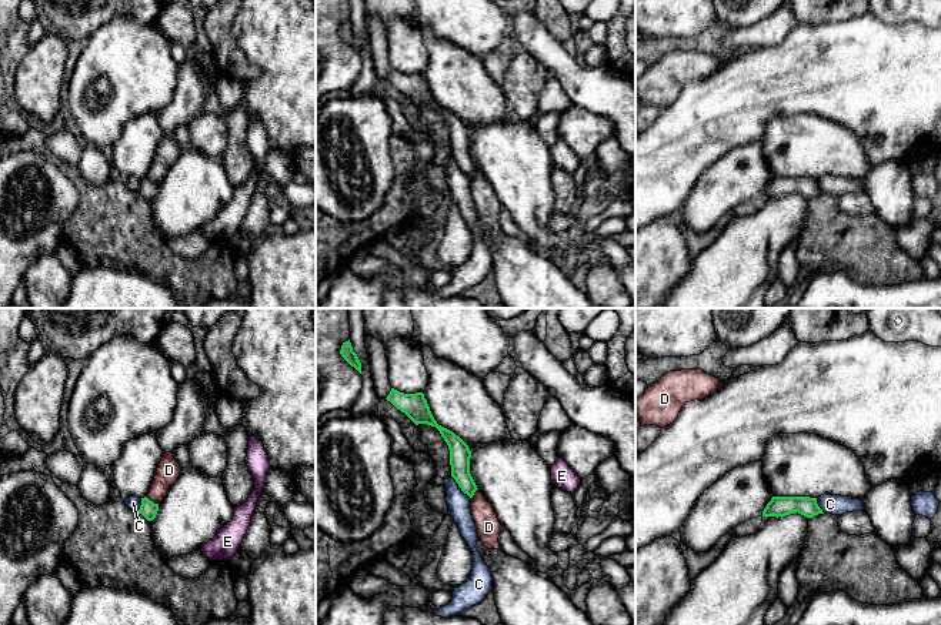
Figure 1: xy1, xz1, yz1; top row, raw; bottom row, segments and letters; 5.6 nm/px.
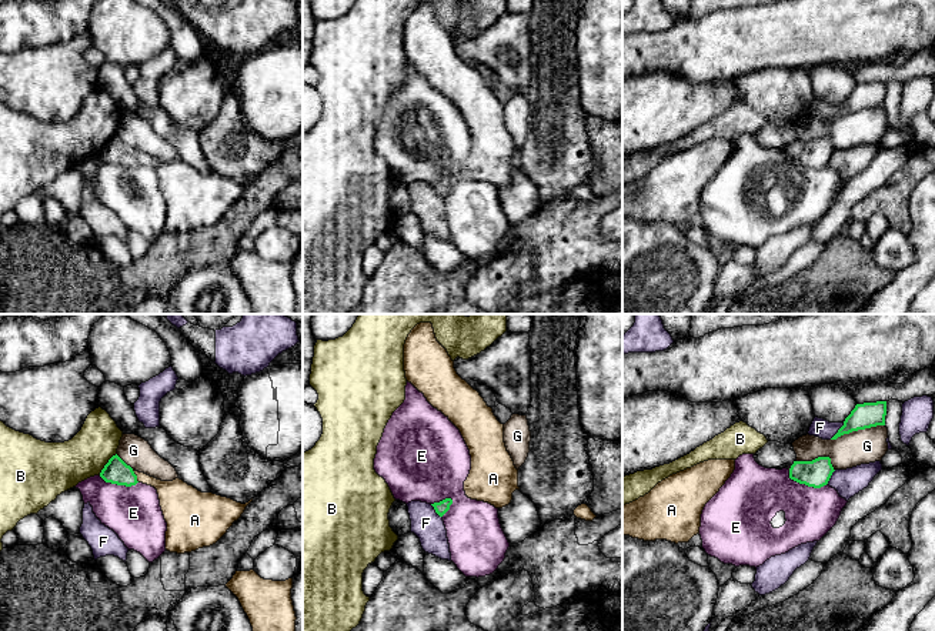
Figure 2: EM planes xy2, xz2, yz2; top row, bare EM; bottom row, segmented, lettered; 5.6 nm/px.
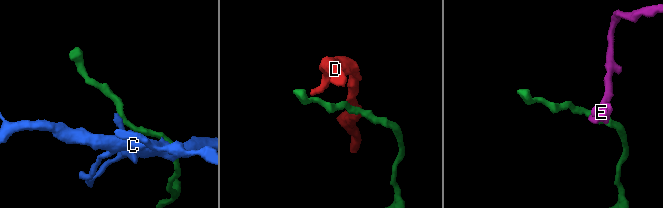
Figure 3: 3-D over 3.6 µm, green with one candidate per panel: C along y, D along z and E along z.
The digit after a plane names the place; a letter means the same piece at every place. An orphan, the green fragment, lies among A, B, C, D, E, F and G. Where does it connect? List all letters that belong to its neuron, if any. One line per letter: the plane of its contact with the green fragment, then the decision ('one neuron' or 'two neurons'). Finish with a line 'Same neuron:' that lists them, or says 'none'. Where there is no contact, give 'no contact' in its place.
A: contact in xy2; one neuron
B: contact in xy2; two neurons
C: contact in xz1; two neurons
D: contact in xy1; two neurons
E: contact in yz2; two neurons
F: contact in yz2; two neurons
G: contact in yz2; two neurons
Same neuron: A

